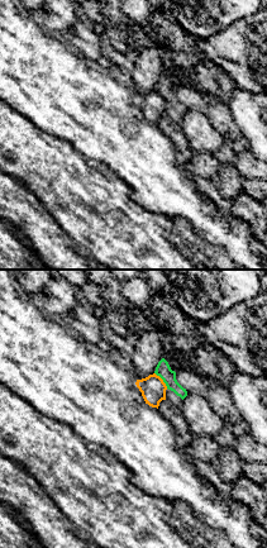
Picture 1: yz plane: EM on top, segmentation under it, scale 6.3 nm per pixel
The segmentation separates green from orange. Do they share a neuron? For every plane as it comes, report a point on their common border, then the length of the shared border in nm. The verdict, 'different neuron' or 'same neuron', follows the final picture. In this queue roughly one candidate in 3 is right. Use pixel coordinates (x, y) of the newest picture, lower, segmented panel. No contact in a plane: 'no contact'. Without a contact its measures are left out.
meets green at (162, 379); contact 130 nm long

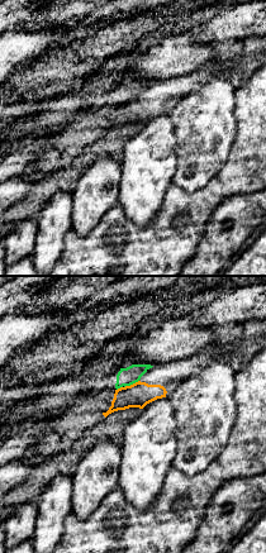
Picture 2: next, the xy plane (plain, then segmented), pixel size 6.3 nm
meets green at (131, 384); contact 110 nm long

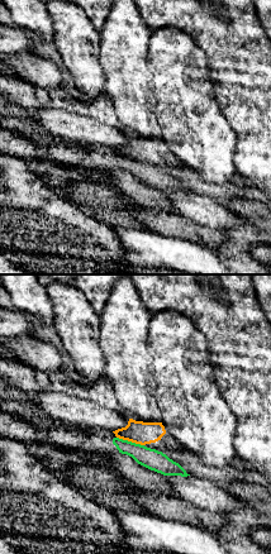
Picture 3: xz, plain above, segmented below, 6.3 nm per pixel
meets green at (131, 442); contact 190 nm long

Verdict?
different neuron

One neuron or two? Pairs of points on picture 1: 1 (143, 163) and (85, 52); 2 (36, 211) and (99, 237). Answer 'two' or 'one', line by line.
1: two
2: two

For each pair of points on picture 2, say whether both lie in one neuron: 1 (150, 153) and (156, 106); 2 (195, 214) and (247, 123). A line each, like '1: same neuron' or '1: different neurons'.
1: different neurons
2: same neuron

